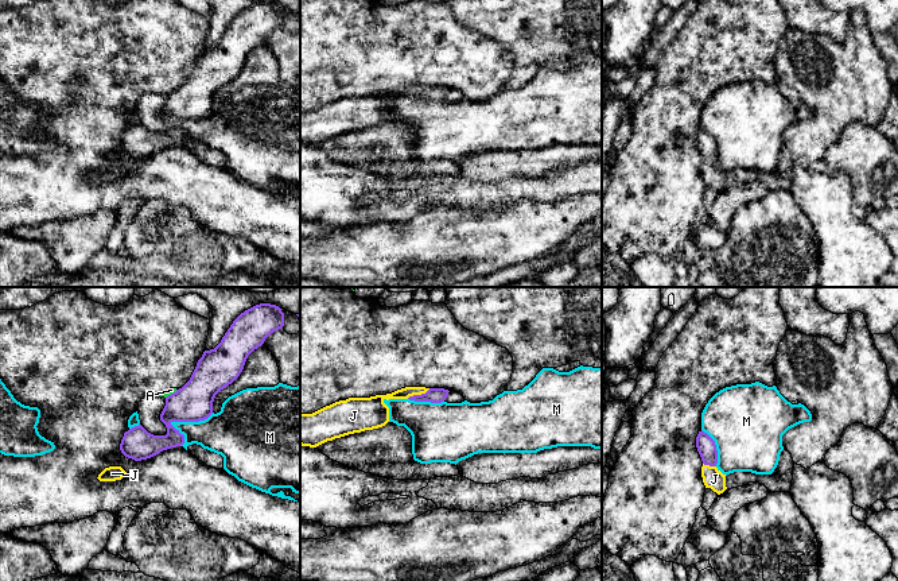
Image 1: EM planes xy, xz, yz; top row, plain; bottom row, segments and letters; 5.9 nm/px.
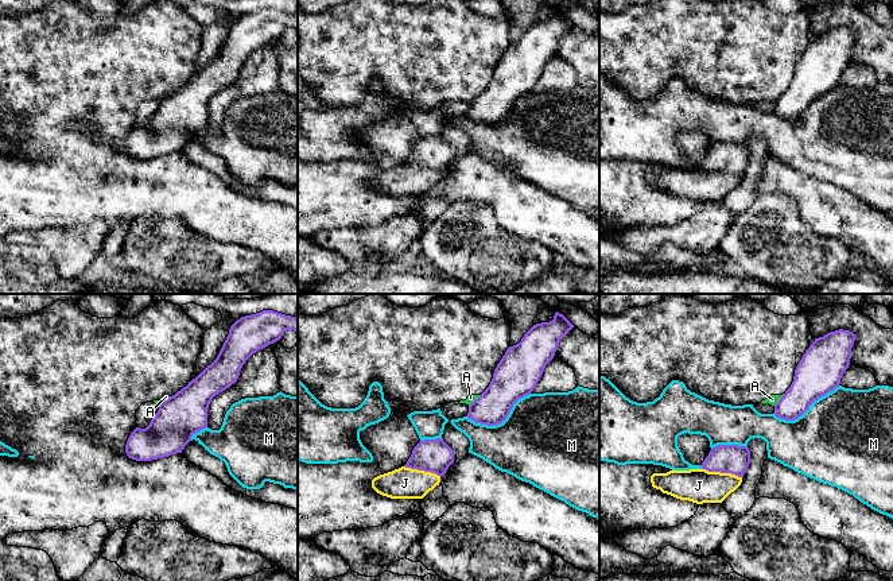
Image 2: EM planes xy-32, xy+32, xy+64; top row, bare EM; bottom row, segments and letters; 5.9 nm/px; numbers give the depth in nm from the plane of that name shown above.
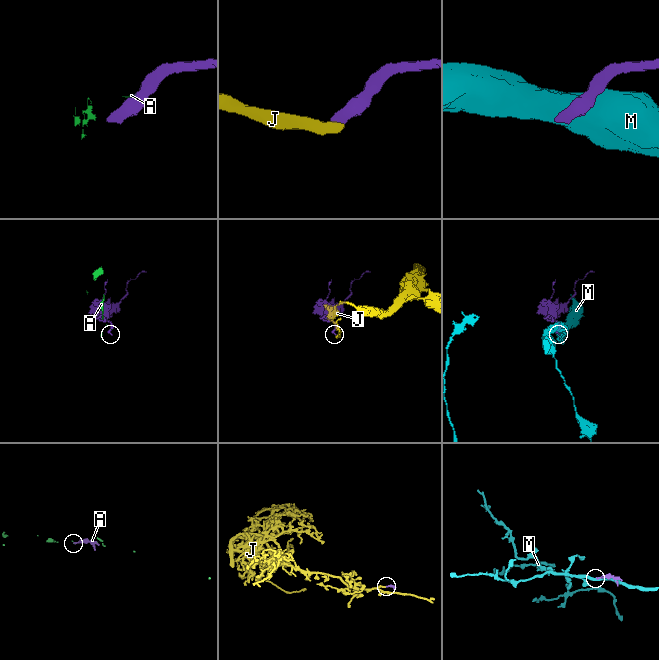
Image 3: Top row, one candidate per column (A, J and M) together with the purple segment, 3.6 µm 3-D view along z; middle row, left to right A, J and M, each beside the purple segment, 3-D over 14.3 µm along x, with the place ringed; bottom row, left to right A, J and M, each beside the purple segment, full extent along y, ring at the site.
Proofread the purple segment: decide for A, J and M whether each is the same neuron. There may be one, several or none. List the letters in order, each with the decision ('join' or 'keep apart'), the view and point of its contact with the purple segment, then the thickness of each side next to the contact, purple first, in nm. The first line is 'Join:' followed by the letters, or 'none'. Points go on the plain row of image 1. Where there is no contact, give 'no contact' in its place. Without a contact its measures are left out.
Join: J
A: keep apart; meets purple in xy at (171, 92); 220 nm thick on the purple side, 30 nm on the other
J: join; meets purple in xz at (418, 93); 100 nm thick on the purple side, 110 nm on the other
M: keep apart; meets purple in xy at (181, 119); 220 nm thick on the purple side, 240 nm on the other

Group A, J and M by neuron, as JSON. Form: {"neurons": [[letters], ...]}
{"neurons": [["A"], ["J"], ["M"]]}

